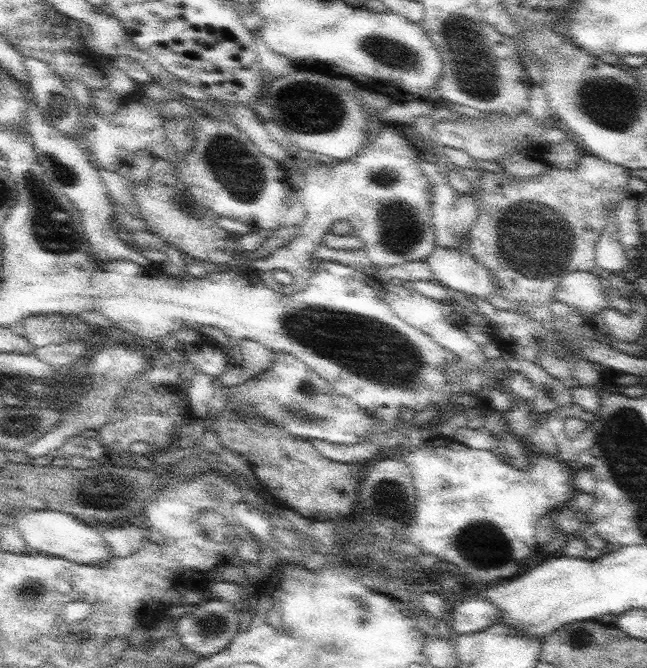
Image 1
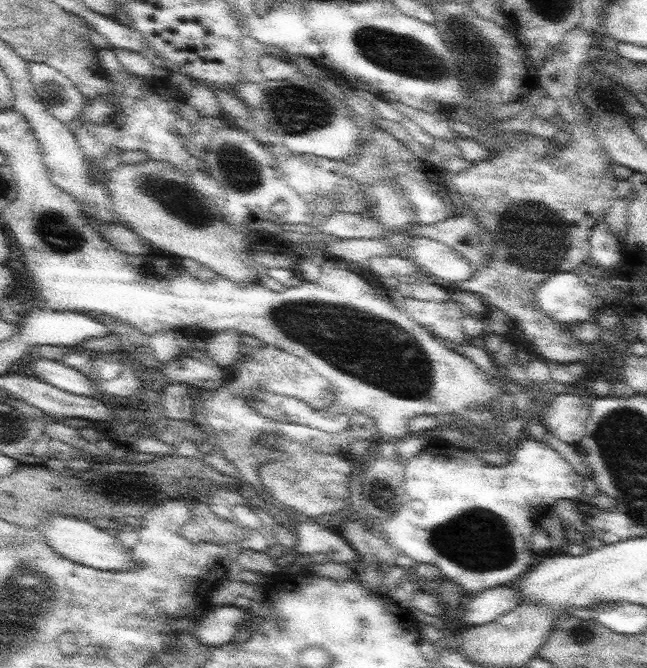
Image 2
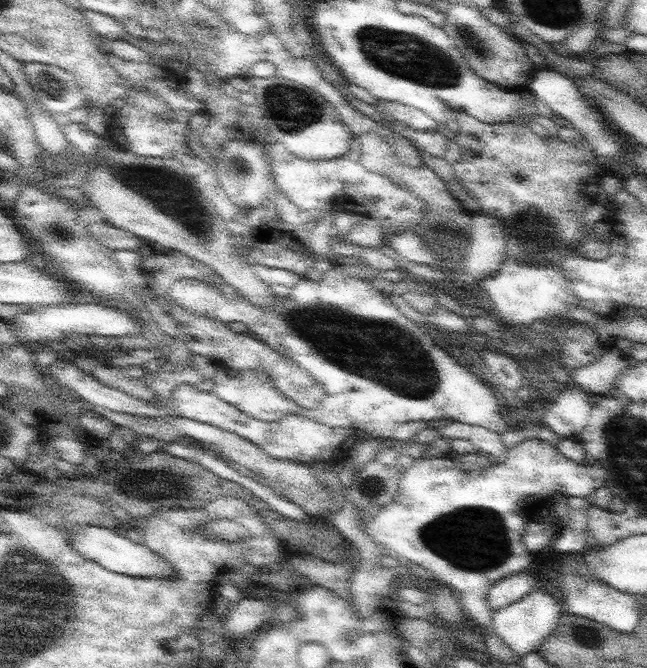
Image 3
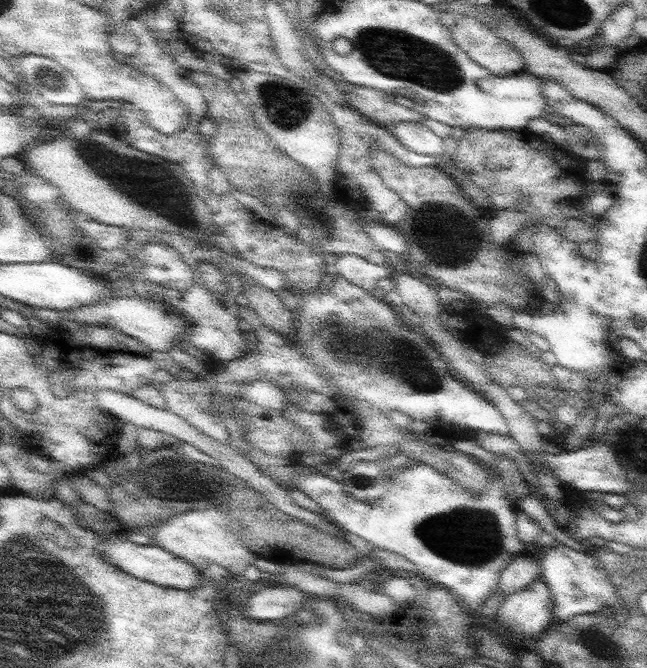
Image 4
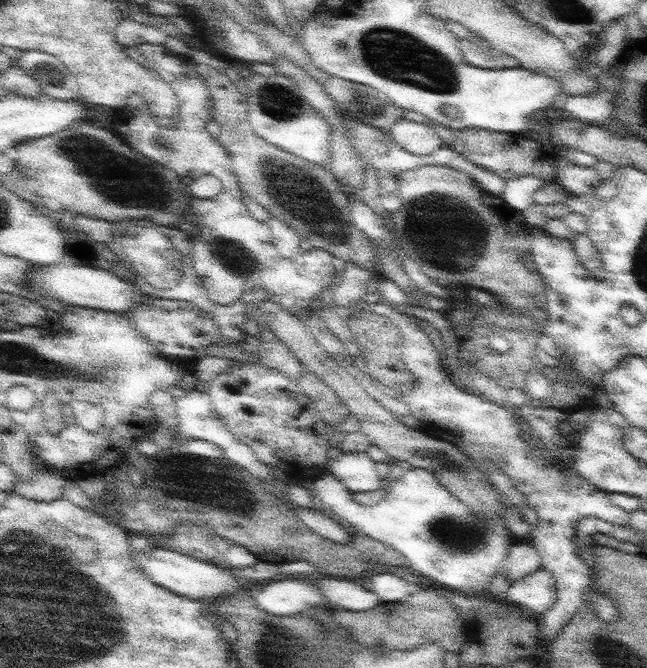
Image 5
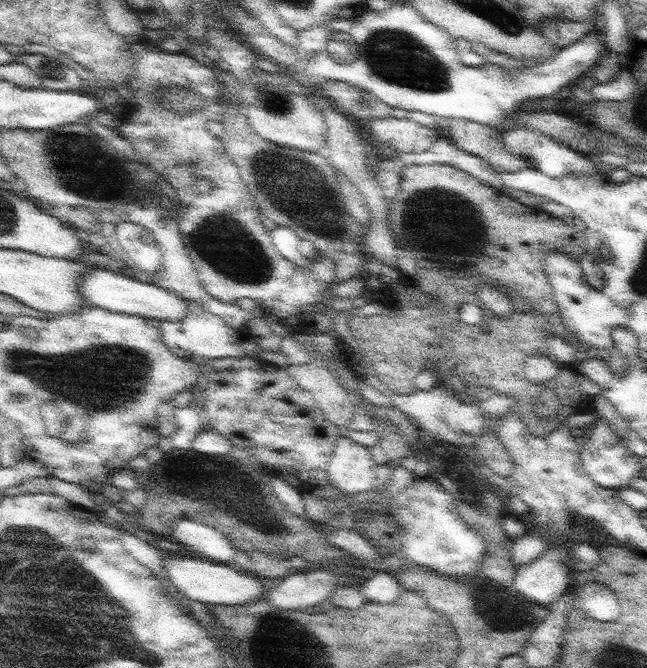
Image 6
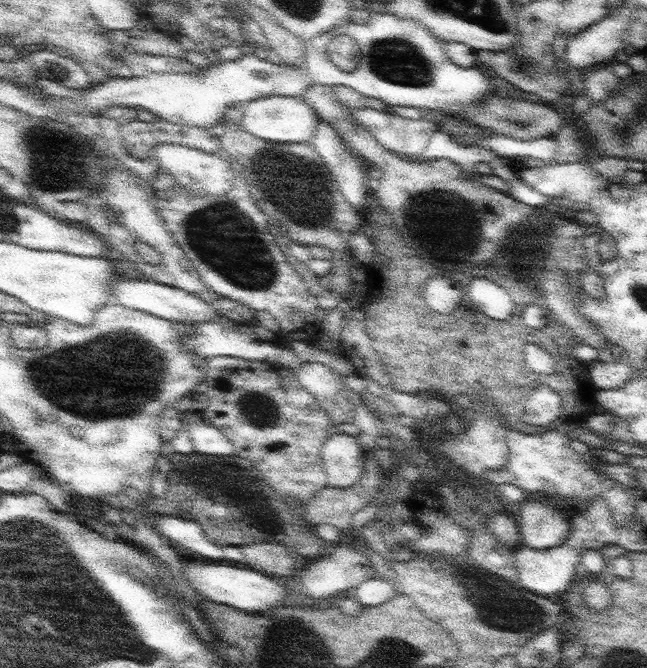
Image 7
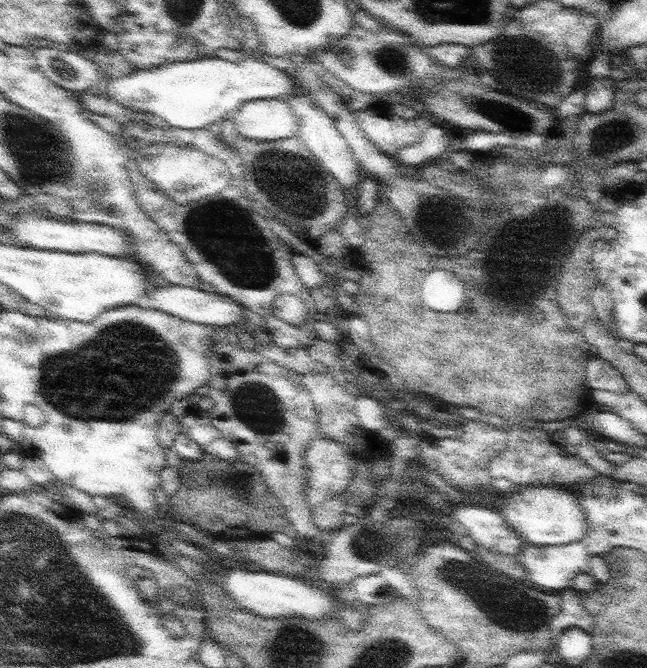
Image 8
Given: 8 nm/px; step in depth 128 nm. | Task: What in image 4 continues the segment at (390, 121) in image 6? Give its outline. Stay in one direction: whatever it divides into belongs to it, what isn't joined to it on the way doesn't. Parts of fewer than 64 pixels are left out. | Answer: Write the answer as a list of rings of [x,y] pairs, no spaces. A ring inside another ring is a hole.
[[[400,122],[392,131],[404,146],[420,154],[440,156],[446,151],[443,138],[420,122]]]

